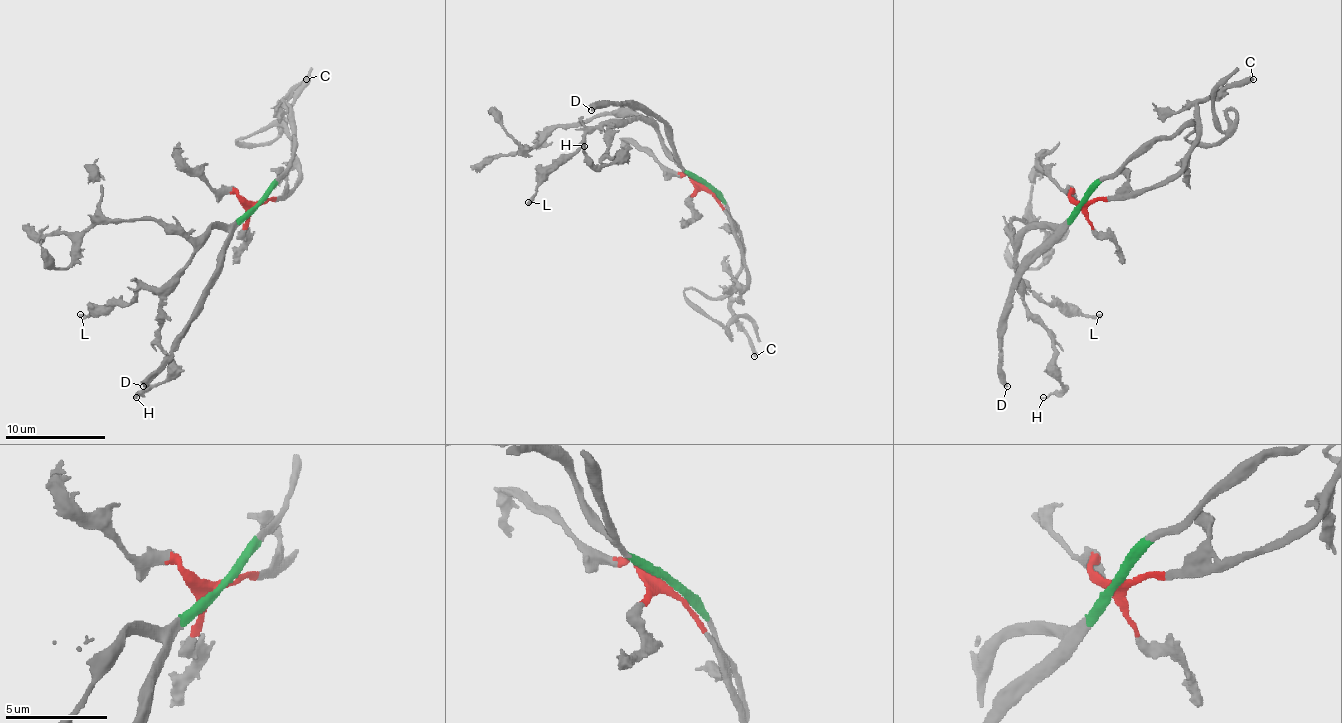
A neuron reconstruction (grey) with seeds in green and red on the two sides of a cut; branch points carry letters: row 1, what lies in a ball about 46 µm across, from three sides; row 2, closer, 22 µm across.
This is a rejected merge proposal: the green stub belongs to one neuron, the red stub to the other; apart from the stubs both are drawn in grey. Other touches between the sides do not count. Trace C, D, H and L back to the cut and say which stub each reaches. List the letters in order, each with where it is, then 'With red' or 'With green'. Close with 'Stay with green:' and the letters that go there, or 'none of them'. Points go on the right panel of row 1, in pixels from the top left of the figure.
C: Place: (1253, 79). With red
D: Place: (1007, 386). With green
H: Place: (1043, 397). With green
L: Place: (1099, 314). With green
Stay with green: D, H, L

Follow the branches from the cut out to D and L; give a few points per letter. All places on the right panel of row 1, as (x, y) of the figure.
D: (1082, 203), (1080, 213), (1027, 268), (1009, 304), (1002, 357), (1002, 382), (1007, 387)
L: (1082, 203), (1057, 225), (1032, 225), (1024, 233), (1017, 283), (1049, 304), (1100, 314)

